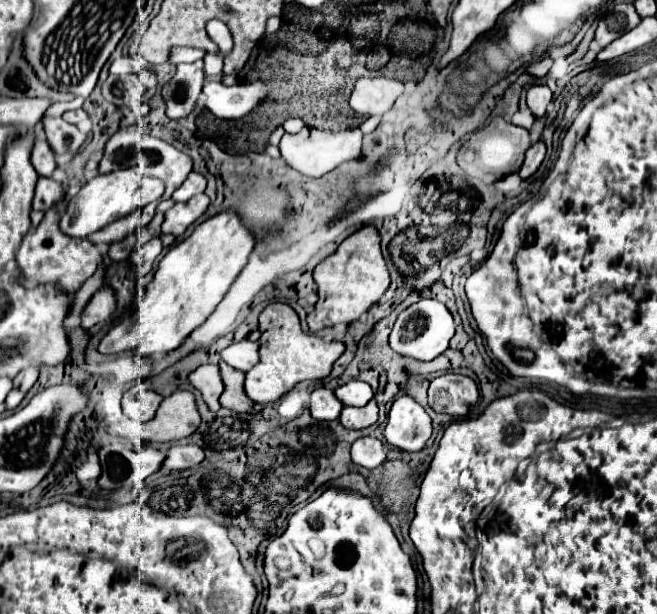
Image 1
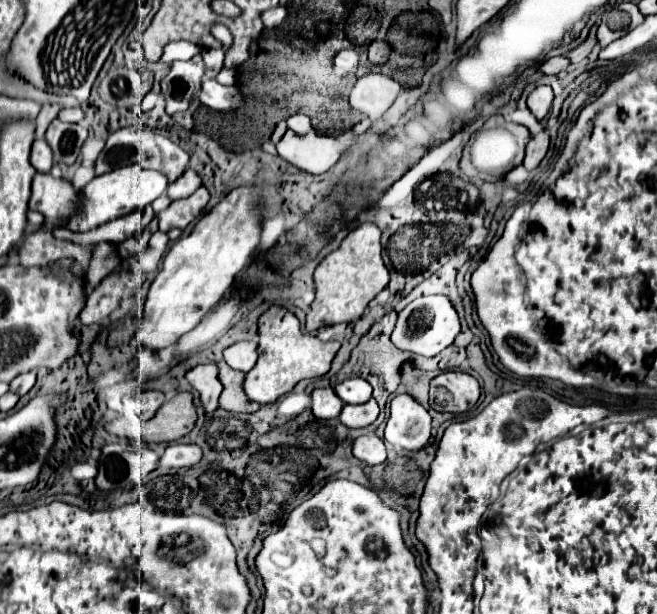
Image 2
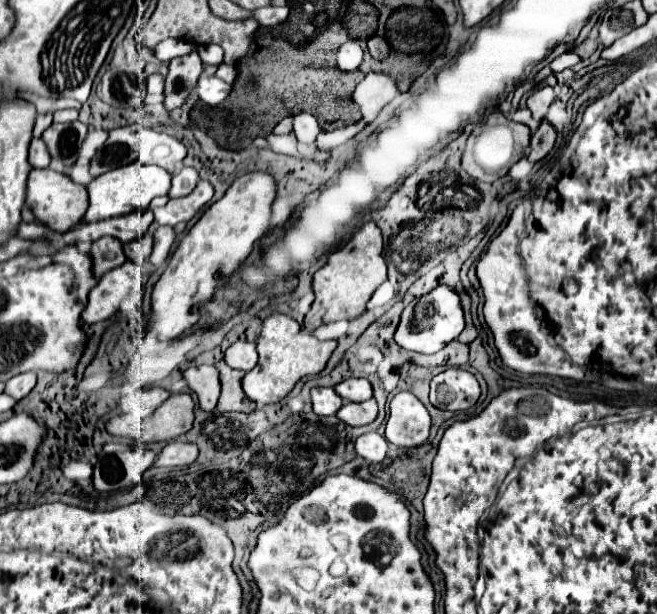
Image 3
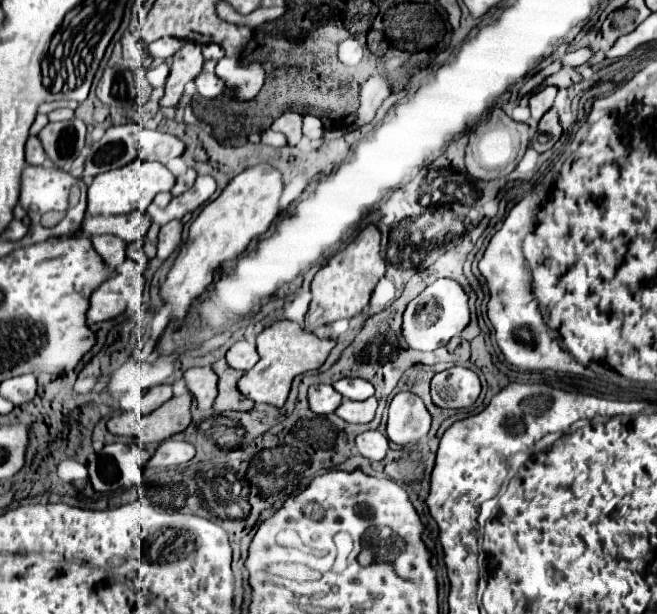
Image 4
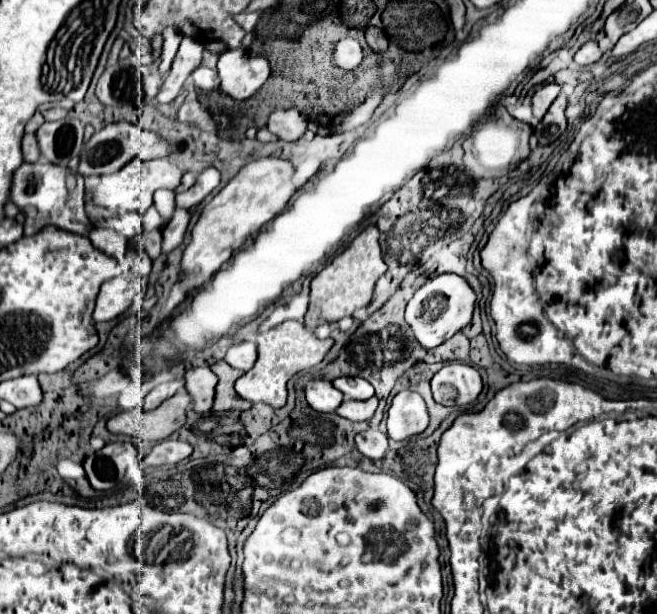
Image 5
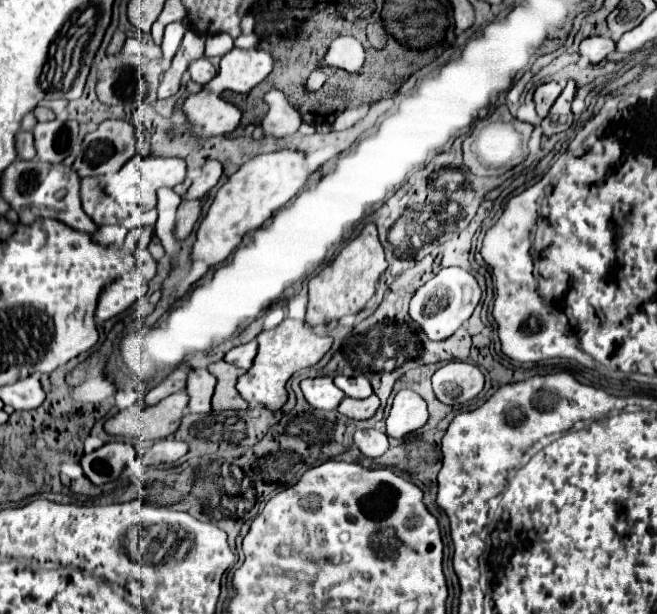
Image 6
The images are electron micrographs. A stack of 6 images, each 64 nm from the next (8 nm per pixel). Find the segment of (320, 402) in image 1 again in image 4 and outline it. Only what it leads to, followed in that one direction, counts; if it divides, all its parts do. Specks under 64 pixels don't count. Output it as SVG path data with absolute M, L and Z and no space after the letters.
M316 384L316 386L308 388L308 402L310 402L312 412L316 412L316 414L332 414L340 406L342 394L336 392L328 384Z

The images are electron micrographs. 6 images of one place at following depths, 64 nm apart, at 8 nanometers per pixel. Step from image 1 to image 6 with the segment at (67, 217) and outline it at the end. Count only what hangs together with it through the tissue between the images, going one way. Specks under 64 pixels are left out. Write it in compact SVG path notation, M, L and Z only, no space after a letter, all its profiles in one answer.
M136 154L130 158L116 174L104 176L102 186L104 190L116 200L116 202L134 202L144 208L156 206L156 190L162 186L174 188L176 184L182 184L186 178L186 162L182 158L164 158L164 156L140 156Z

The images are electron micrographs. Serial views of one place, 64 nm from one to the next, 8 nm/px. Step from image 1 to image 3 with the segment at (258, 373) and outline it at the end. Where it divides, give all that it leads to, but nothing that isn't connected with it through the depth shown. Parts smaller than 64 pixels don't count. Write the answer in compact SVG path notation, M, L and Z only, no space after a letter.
M272 314L264 320L256 346L258 346L260 360L242 378L242 390L258 406L264 406L264 404L280 402L300 378L316 376L320 370L324 370L328 358L336 348L336 340L320 342L316 336L304 332L294 318L284 314Z

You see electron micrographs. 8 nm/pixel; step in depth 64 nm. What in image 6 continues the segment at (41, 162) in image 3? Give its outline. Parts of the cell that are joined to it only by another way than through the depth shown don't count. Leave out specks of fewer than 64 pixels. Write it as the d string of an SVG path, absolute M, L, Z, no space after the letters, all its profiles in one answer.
M18 132L16 134L16 154L22 160L32 160L36 156L32 132Z

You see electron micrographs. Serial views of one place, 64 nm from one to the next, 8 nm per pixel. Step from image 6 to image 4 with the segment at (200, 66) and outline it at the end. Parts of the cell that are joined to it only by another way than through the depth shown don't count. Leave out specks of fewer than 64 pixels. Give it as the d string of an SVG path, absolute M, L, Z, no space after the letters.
M200 72L194 78L194 84L204 98L216 98L224 90L224 82L216 74L208 74L208 72Z

